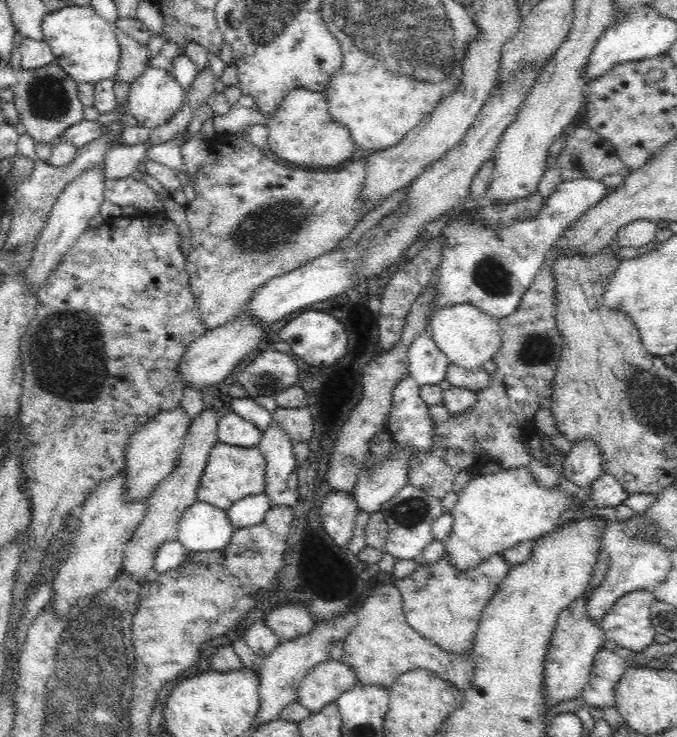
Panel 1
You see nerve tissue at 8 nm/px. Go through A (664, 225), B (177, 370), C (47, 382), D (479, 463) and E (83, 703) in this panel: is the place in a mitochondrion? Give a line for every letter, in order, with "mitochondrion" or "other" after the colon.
A: other
B: other
C: mitochondrion
D: other
E: mitochondrion

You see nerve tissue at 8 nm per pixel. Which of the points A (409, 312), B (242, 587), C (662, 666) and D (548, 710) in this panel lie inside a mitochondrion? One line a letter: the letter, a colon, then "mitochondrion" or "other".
A: other
B: mitochondrion
C: other
D: other

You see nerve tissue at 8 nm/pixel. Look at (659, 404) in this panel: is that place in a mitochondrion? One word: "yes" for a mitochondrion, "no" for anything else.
yes

